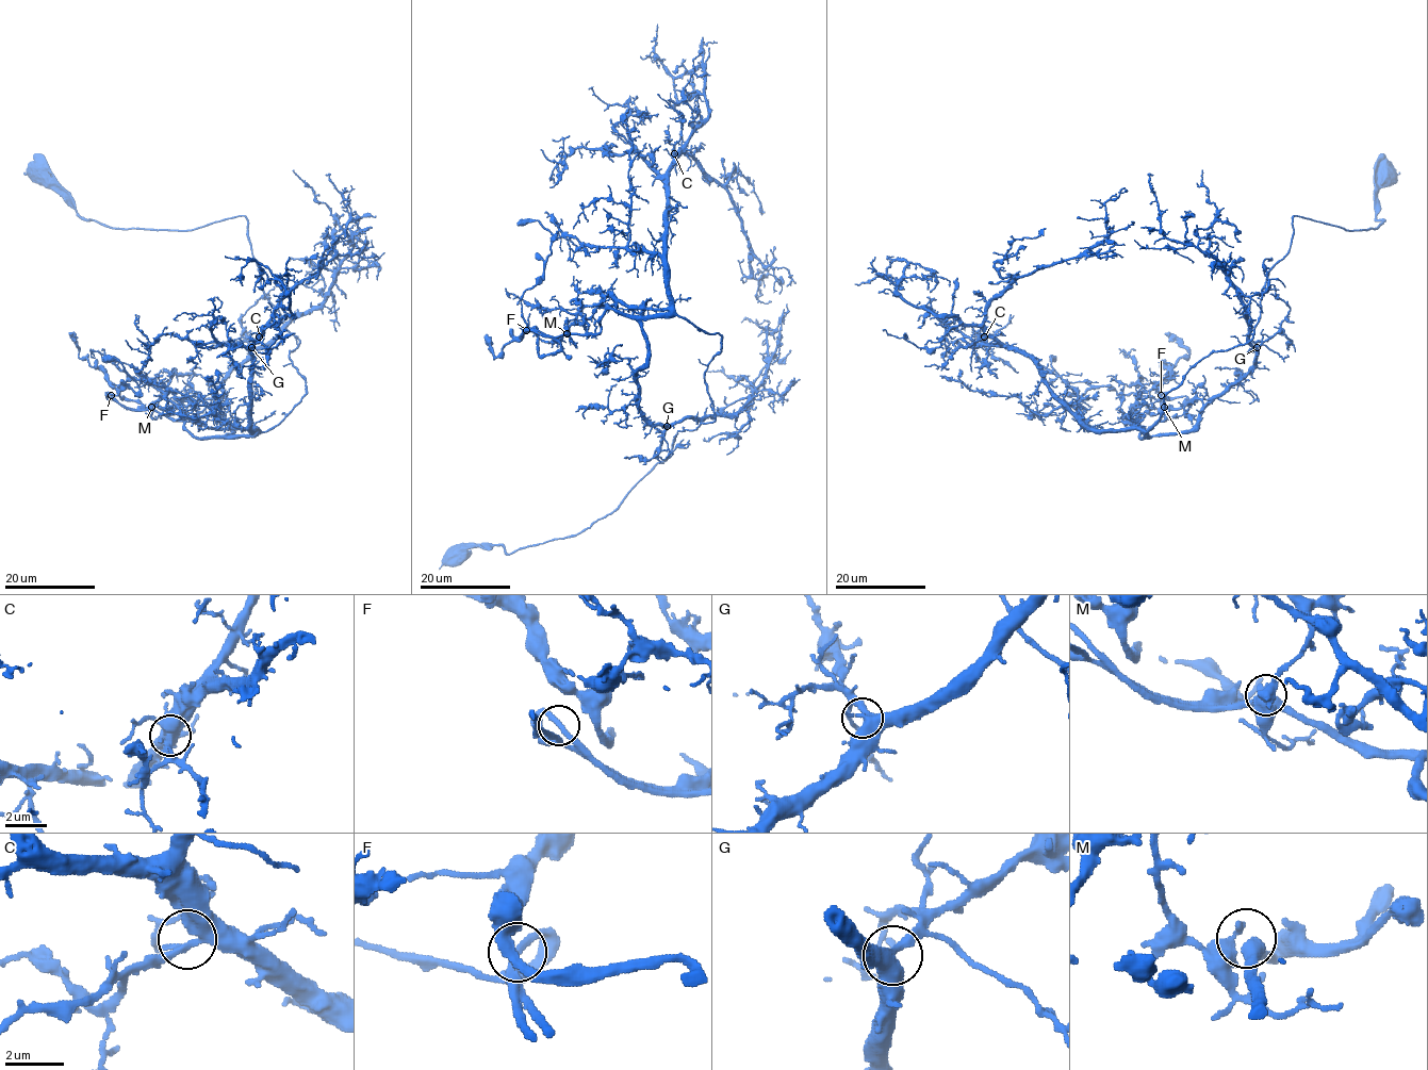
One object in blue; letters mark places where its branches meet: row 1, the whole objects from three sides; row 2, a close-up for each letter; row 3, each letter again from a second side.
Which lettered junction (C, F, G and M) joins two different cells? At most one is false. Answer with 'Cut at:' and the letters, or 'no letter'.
Cut at: no letter

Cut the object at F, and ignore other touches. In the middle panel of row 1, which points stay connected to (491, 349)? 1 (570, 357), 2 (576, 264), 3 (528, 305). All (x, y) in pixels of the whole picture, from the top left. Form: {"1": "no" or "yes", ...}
{"1": "yes", "2": "no", "3": "no"}

